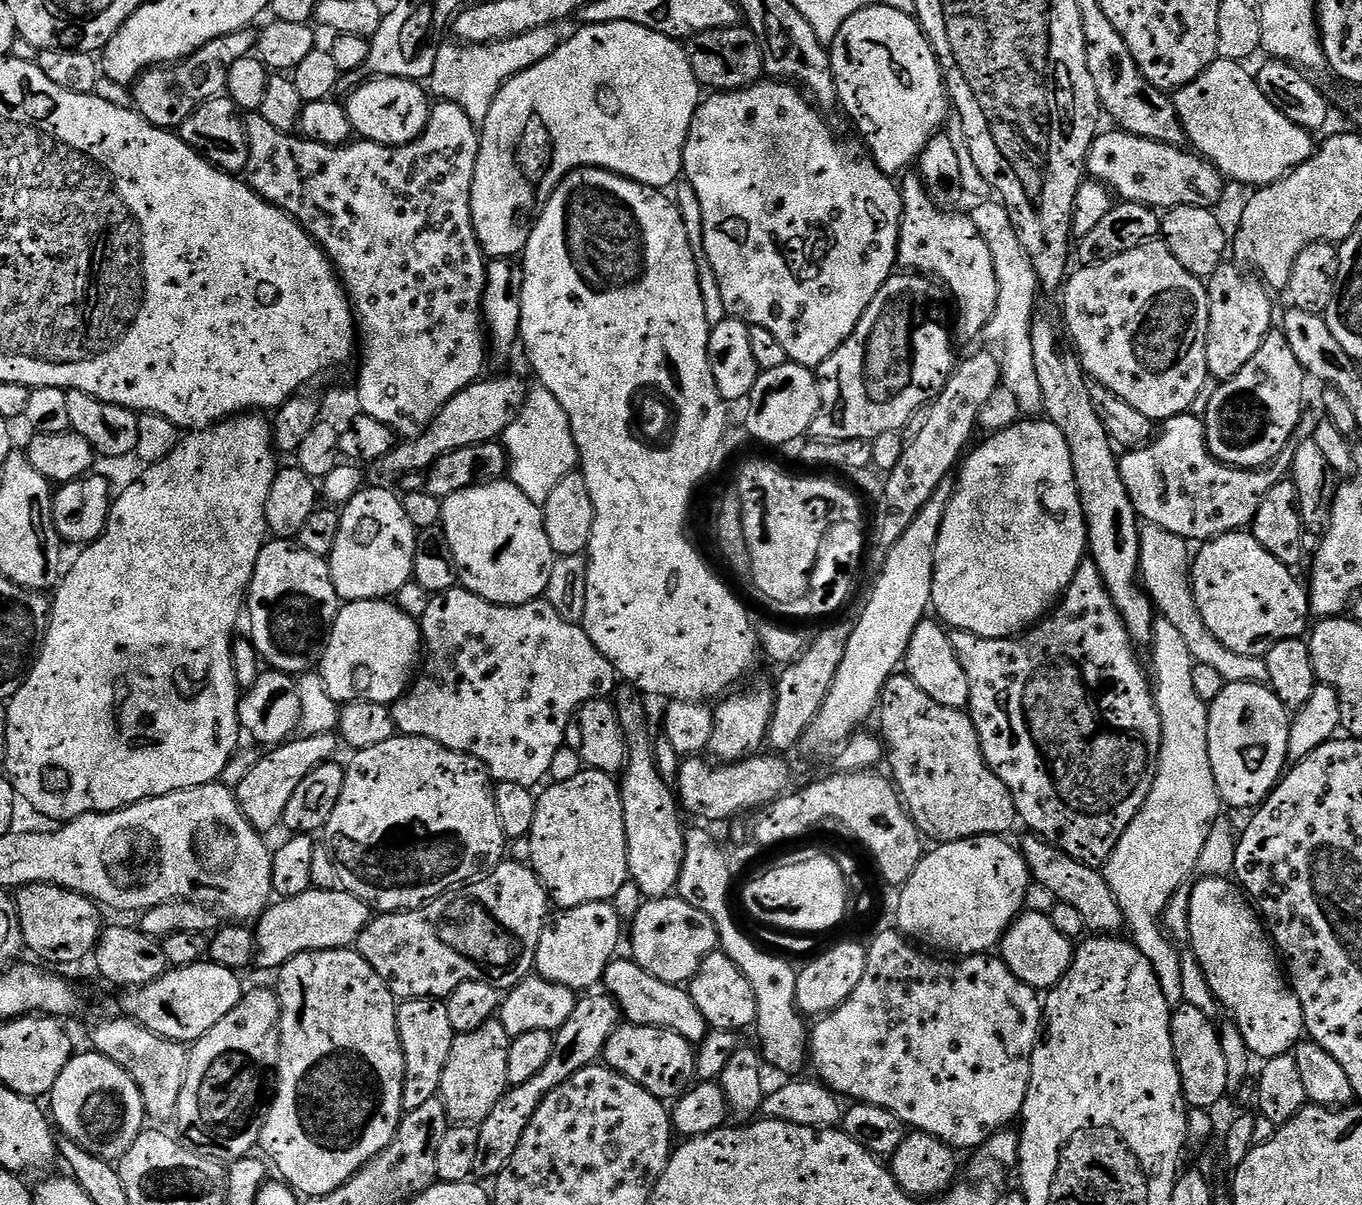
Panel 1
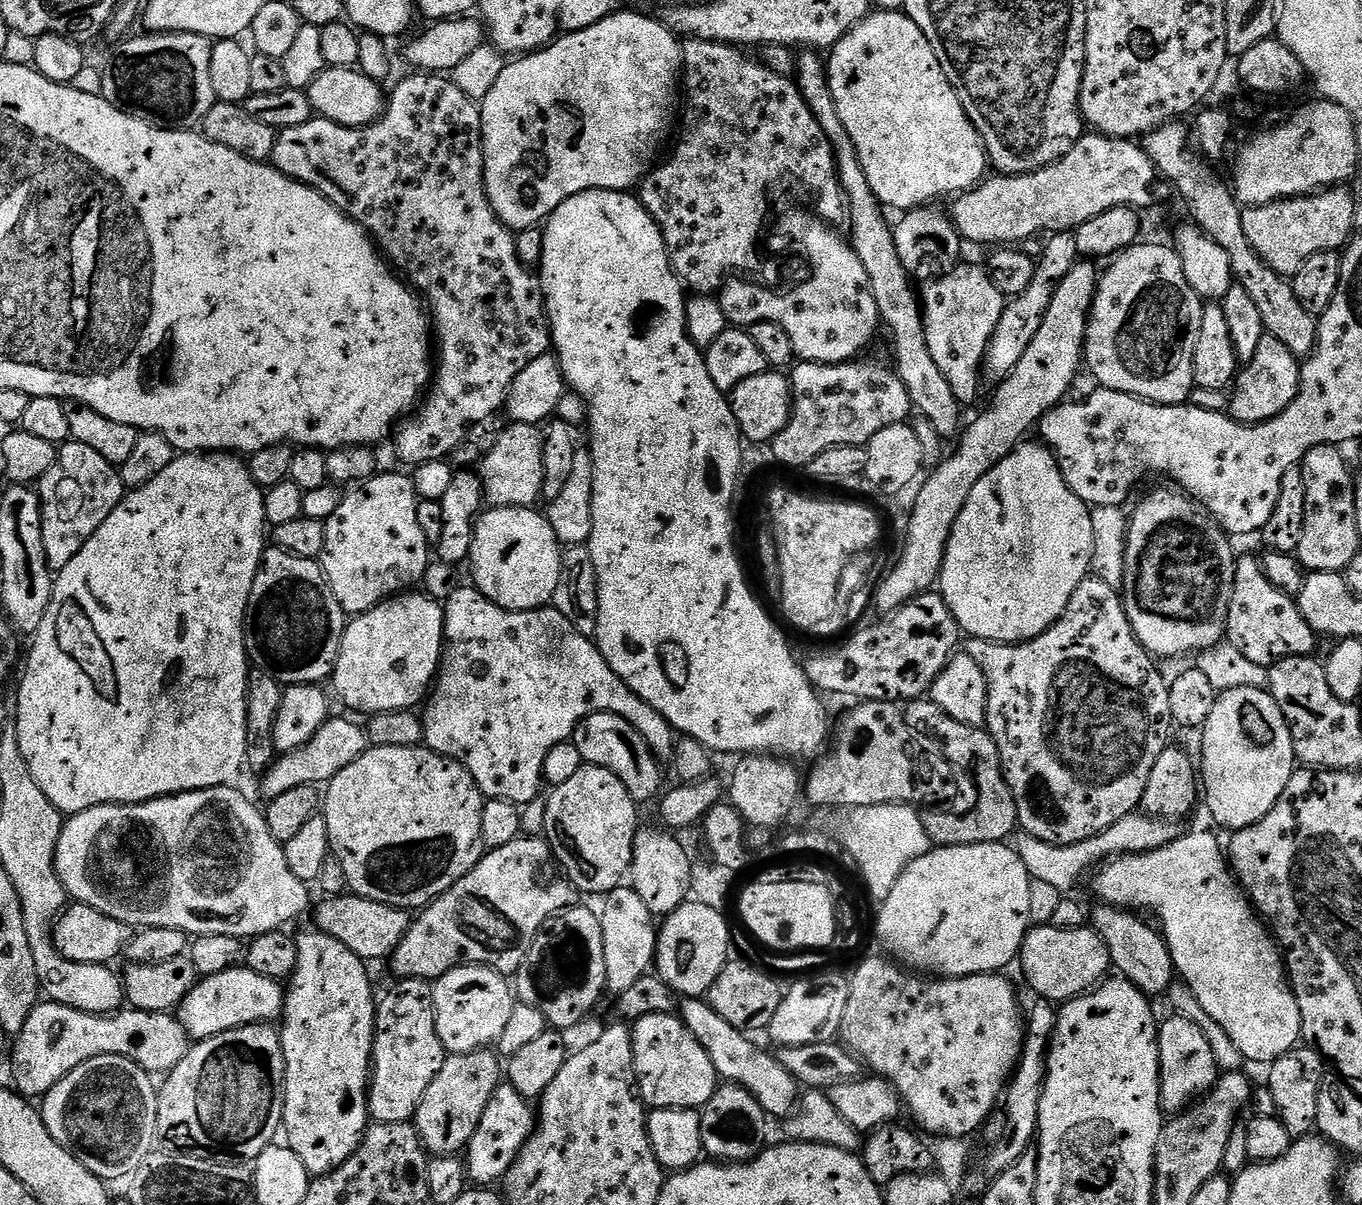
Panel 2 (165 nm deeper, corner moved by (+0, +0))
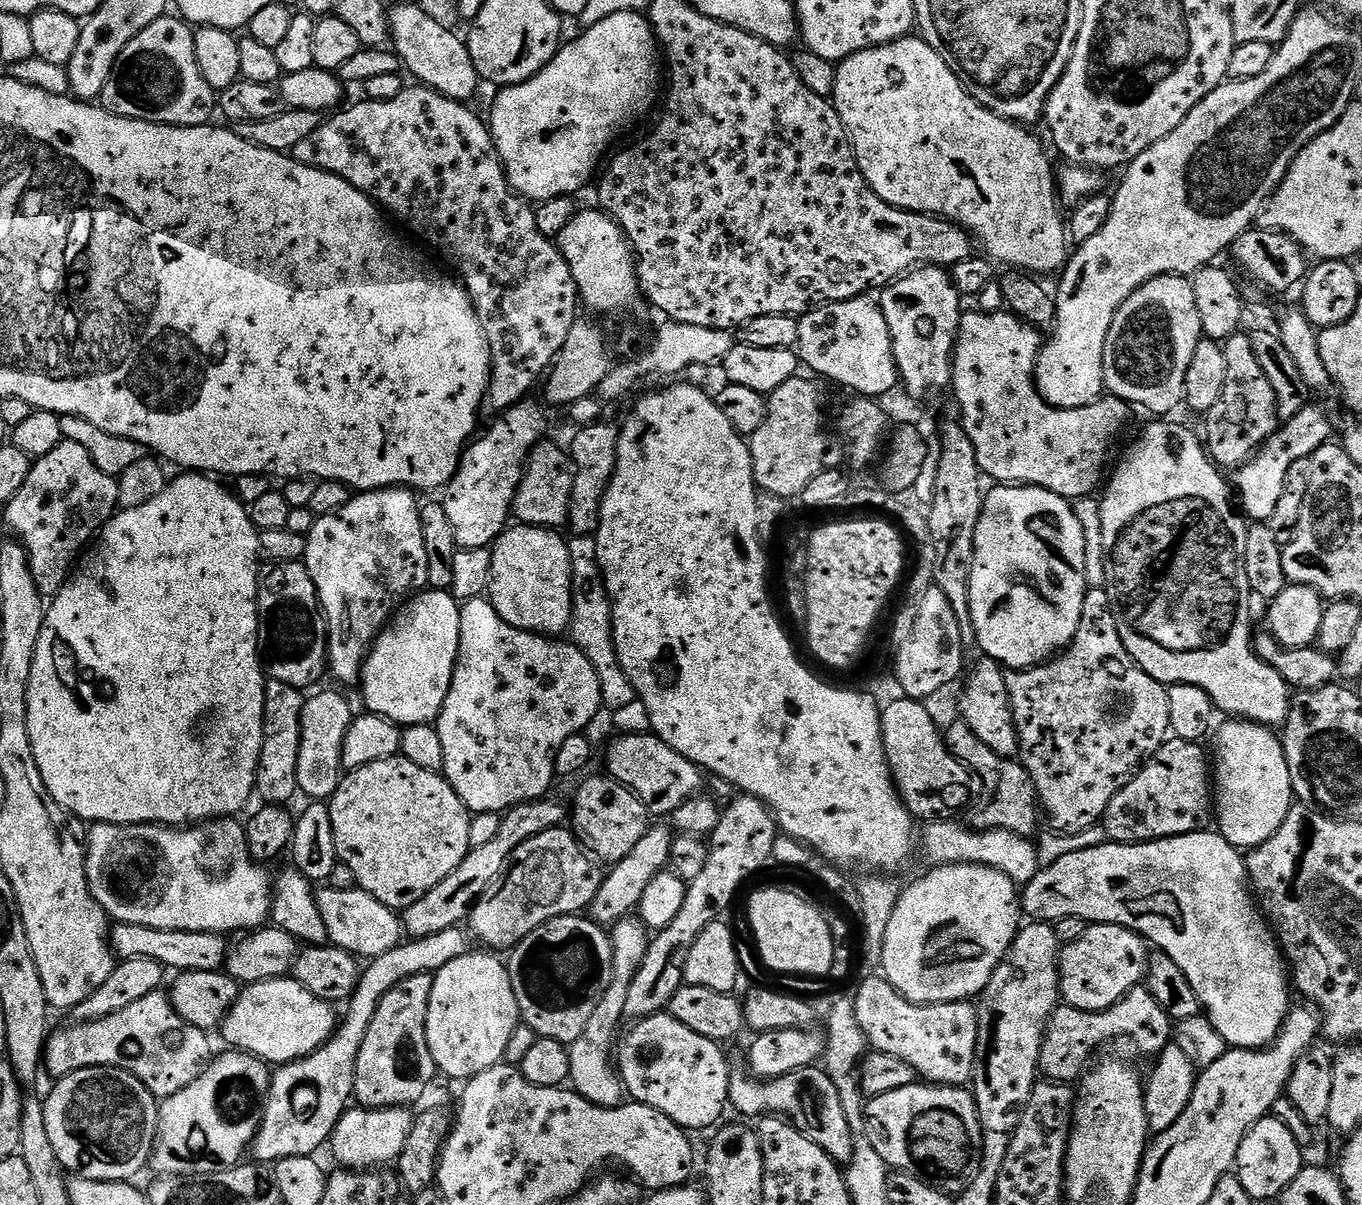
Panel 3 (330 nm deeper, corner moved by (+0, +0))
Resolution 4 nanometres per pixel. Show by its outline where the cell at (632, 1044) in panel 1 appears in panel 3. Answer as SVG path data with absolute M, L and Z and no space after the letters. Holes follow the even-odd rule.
M667 1014L648 1016L631 1027L628 1037L618 1044L618 1071L627 1095L635 1103L662 1110L666 1118L685 1130L719 1125L725 1119L724 1108L729 1107L728 1087L732 1081L728 1060L720 1049L723 1047L702 1038L702 1034L694 1034L690 1026L682 1026Z

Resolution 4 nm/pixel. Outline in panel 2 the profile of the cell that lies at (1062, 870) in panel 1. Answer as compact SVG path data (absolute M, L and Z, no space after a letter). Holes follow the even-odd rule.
M1111 906L1096 907L1100 908L1091 909L1090 912L1090 927L1102 938L1102 942L1106 942L1112 968L1120 971L1117 973L1123 979L1138 986L1138 990L1142 990L1145 996L1151 998L1165 995L1174 982L1174 965L1163 935L1153 925L1152 929L1146 921L1139 920L1144 918L1135 911Z

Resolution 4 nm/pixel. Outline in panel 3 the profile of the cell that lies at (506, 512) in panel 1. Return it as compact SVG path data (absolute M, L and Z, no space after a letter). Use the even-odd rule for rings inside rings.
M512 526L491 545L492 579L487 595L494 610L510 626L549 638L567 633L572 617L570 554L565 537L560 535L551 528Z

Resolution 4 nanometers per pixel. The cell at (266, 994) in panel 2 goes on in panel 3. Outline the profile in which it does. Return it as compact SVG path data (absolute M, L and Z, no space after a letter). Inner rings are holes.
M294 978L258 982L241 991L224 1019L222 1033L229 1049L249 1052L269 1066L293 1064L319 1050L332 1037L338 1023L332 1008L329 1001L319 1000Z

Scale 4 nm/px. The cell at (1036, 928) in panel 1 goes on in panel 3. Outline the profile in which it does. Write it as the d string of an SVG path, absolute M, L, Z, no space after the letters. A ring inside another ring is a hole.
M1089 924L1074 942L1060 950L1060 999L1087 1012L1114 1006L1145 979L1150 945L1143 936L1117 924Z

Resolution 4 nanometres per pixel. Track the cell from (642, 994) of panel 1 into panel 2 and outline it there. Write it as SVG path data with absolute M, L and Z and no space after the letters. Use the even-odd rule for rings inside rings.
M688 998L679 1005L679 1015L684 1024L698 1038L698 1046L710 1054L710 1062L714 1062L714 1070L721 1081L737 1084L743 1088L748 1088L754 1098L762 1106L762 1110L769 1117L787 1118L793 1115L798 1101L802 1095L801 1085L796 1079L776 1061L775 1055L770 1051L763 1052L755 1044L751 1035L734 1030L730 1022L724 1021L719 1014L714 1014L714 1010L704 998Z

